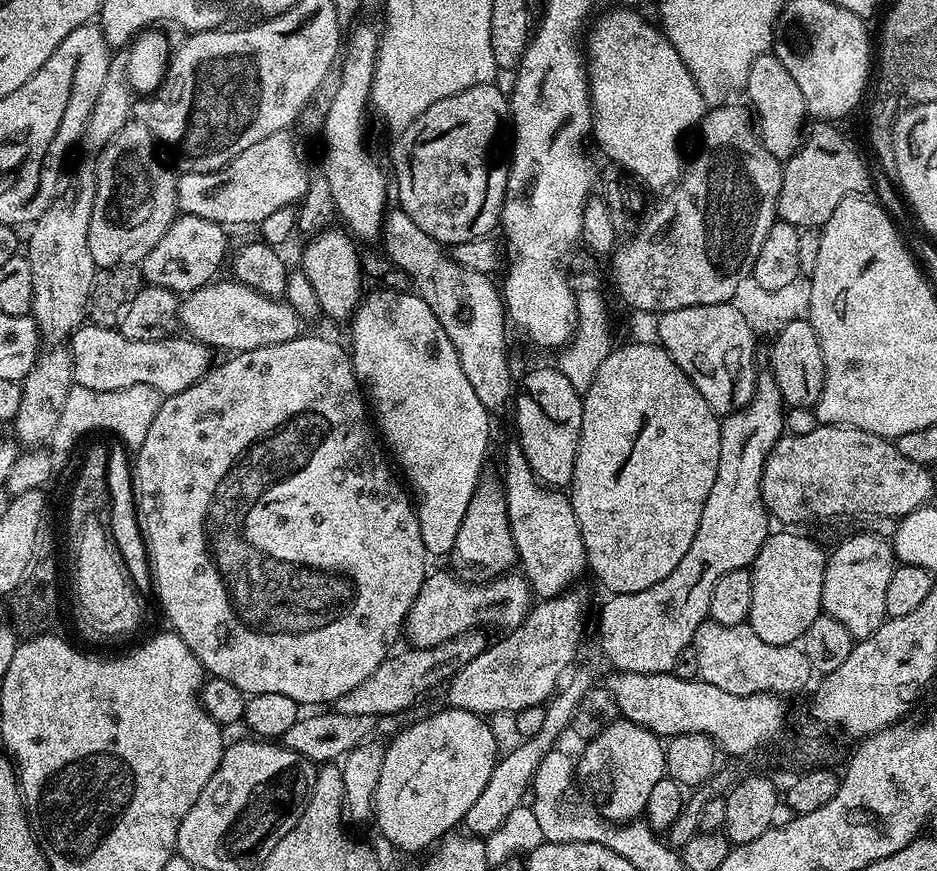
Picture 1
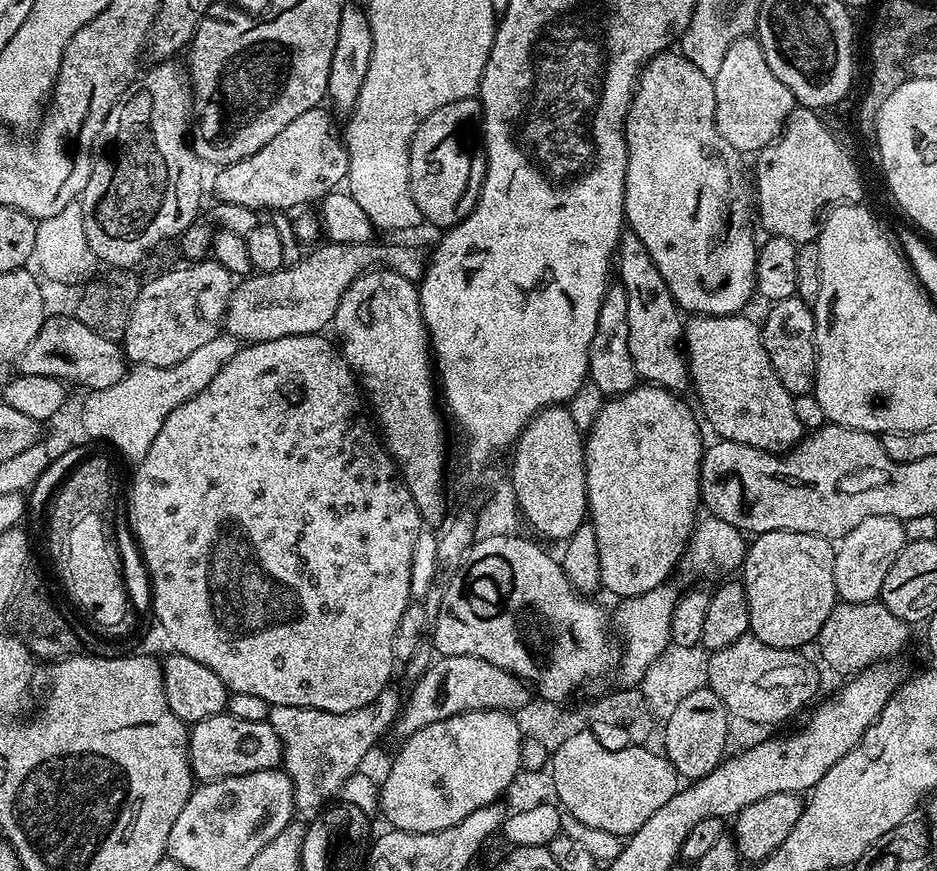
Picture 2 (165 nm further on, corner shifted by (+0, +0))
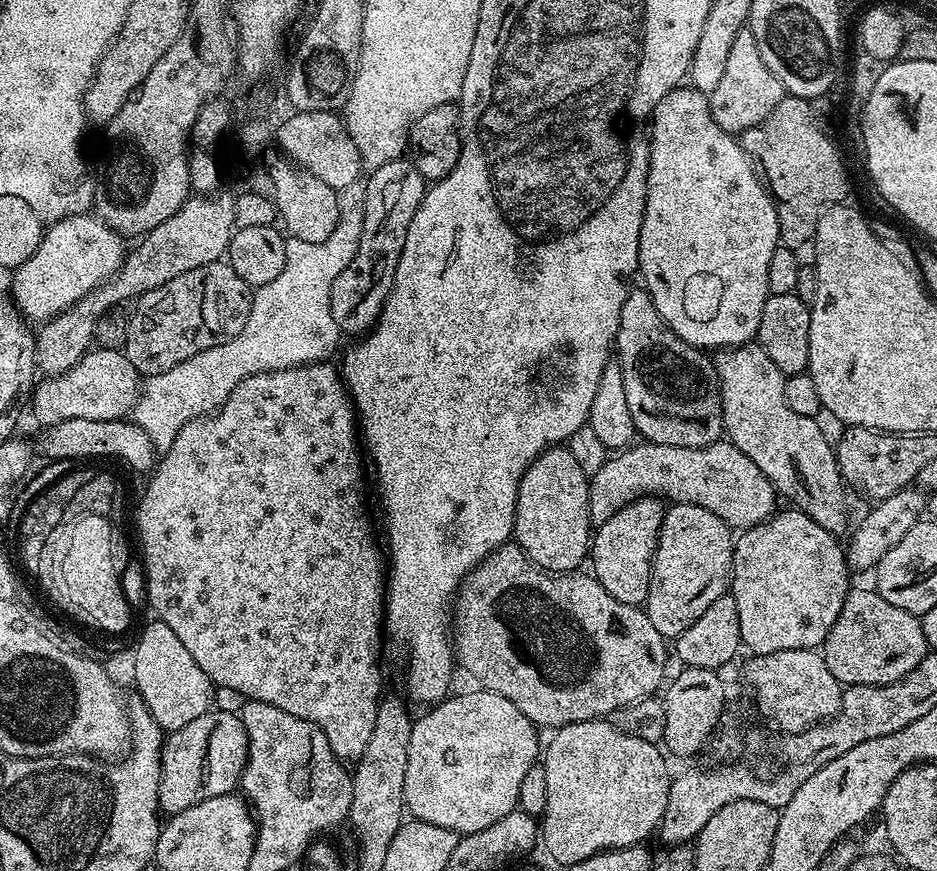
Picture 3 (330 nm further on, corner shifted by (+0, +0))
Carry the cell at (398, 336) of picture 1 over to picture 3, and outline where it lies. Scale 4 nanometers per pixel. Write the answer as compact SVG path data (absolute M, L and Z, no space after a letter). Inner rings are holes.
M401 158L394 162L386 162L386 166L371 169L368 185L362 188L364 205L364 221L362 222L362 238L358 242L358 254L354 254L354 262L334 278L334 286L330 290L330 310L334 314L334 322L340 327L341 333L352 335L352 338L367 333L372 325L380 319L380 311L388 292L394 282L394 274L398 266L398 258L402 254L402 246L406 246L406 230L418 210L426 191L426 181L422 174L413 166L411 159Z

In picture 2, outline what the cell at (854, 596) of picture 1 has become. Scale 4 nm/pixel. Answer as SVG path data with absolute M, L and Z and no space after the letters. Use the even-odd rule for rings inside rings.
M889 516L866 518L859 526L854 526L850 534L846 534L835 545L834 586L836 595L845 604L867 604L879 601L882 582L886 582L886 574L890 574L890 566L898 558L904 545L908 543L909 533L904 533L905 521L895 520Z

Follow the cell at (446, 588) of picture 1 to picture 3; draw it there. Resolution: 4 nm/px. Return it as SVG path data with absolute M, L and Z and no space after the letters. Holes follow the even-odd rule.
M509 542L503 544L498 551L489 554L480 563L479 568L468 577L458 593L458 623L454 628L456 635L454 656L459 667L461 664L480 683L477 685L483 691L502 694L502 698L510 698L510 702L514 702L514 706L518 706L518 710L522 710L522 714L526 714L526 718L530 718L530 722L541 729L557 730L566 727L568 723L611 717L614 710L622 706L630 706L630 702L638 702L642 698L659 693L665 683L664 663L667 662L668 656L670 660L670 648L669 645L668 648L664 645L667 644L665 636L658 634L658 630L654 630L654 622L650 622L647 611L635 604L618 602L618 598L606 594L606 590L596 581L595 576L580 575L545 572L521 550L519 544Z

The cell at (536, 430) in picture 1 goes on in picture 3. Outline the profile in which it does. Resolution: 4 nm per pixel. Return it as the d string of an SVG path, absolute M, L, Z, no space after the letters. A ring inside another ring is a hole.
M567 446L547 448L546 451L528 467L522 482L518 486L518 502L516 503L515 543L522 551L545 572L553 574L572 574L580 563L590 556L590 545L594 529L590 522L588 509L588 482L590 477L578 466L574 454L570 454Z

